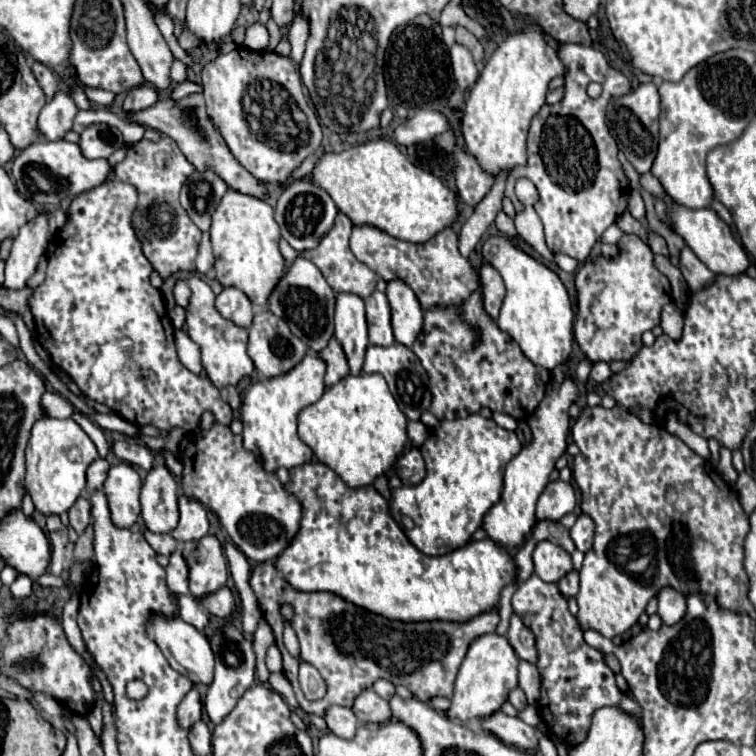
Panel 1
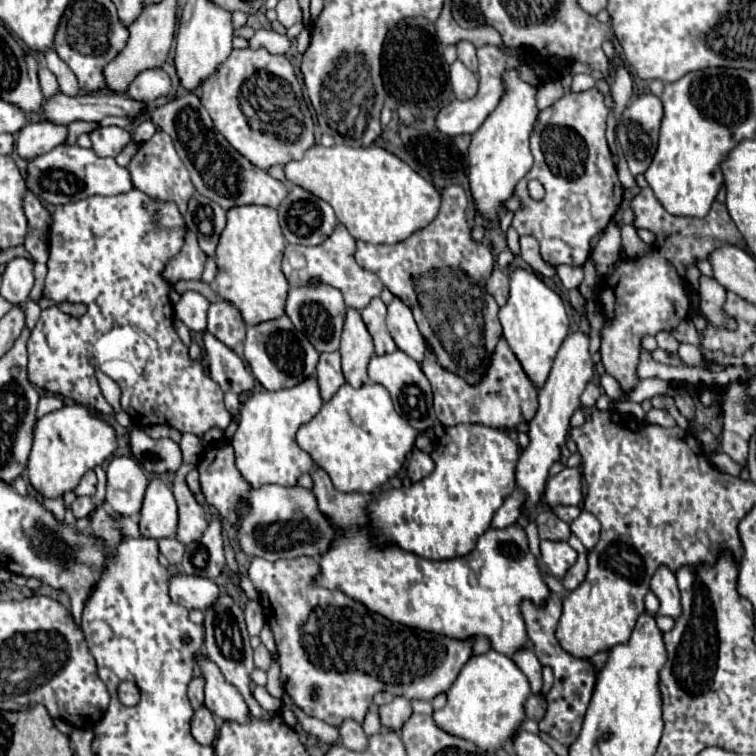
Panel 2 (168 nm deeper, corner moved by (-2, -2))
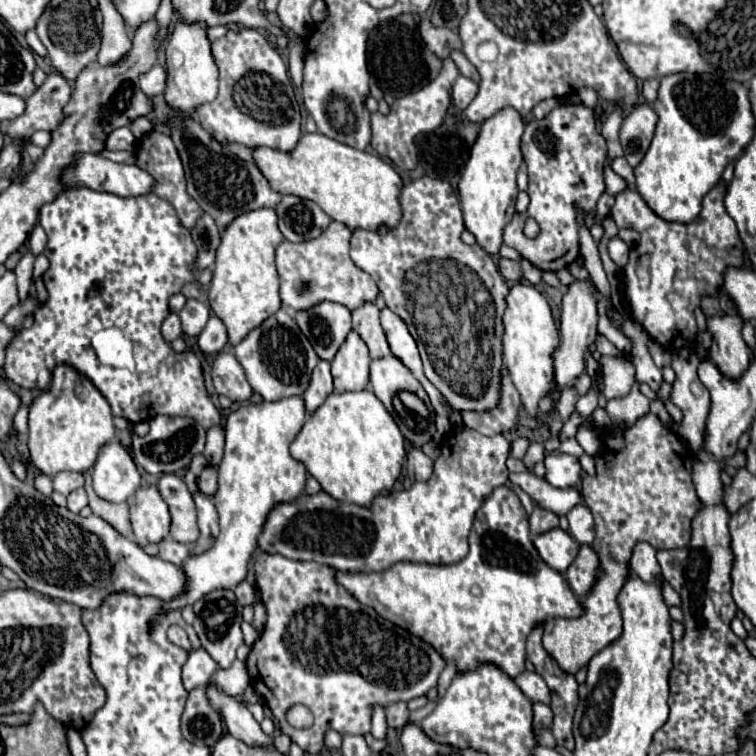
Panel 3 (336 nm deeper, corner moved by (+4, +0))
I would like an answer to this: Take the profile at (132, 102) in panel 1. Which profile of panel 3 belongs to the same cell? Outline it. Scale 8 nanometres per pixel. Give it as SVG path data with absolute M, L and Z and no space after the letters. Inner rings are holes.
M154 64L146 74L140 76L140 88L150 98L158 96L158 94L164 94L164 88L166 88L166 70L160 64Z

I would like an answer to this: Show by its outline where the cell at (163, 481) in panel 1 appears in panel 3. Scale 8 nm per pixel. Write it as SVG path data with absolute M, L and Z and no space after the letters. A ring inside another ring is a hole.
M156 486L138 488L130 504L130 520L138 546L160 542L170 530L170 512Z

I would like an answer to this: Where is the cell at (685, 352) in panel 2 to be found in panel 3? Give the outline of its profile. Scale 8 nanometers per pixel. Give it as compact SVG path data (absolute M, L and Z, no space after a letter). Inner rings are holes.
M676 354L672 356L672 368L676 372L676 382L672 384L670 400L682 410L684 418L672 426L672 430L698 452L704 442L704 422L710 410L710 394L706 386L698 380L696 368L700 360L696 354Z

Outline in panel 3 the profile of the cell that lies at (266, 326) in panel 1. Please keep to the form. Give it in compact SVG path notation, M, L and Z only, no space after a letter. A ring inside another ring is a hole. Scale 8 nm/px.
M282 308L274 316L264 320L256 330L252 330L238 346L234 346L234 354L244 366L252 390L268 402L286 396L302 396L310 384L312 370L320 362L312 344L300 332L294 318Z

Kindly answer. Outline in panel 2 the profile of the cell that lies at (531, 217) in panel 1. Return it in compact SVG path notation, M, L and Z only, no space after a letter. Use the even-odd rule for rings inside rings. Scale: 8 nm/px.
M556 266L556 274L560 276L560 280L566 288L578 288L584 278L580 266Z

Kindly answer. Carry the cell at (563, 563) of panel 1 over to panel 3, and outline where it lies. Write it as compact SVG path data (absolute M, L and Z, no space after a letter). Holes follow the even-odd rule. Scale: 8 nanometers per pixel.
M552 528L534 538L534 546L542 560L558 572L566 572L578 554L578 542L562 528Z

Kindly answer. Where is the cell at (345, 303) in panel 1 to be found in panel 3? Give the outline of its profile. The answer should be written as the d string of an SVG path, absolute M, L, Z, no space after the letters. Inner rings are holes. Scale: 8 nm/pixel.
M350 332L338 356L332 360L332 376L334 376L334 392L358 392L368 388L368 364L370 354L366 344L356 332Z

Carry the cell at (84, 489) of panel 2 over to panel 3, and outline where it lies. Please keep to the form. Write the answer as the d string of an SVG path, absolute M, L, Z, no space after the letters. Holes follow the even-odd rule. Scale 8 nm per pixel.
M58 472L52 478L52 484L54 484L54 492L68 496L74 488L84 486L84 476L80 472Z

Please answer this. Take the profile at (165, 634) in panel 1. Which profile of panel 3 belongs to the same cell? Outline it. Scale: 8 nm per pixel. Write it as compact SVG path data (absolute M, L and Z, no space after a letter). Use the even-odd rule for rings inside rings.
M208 688L208 698L218 708L228 734L242 740L248 746L260 746L260 748L274 748L274 740L262 732L260 724L254 720L250 710L238 702L232 696L226 696L224 692L218 692L218 688Z

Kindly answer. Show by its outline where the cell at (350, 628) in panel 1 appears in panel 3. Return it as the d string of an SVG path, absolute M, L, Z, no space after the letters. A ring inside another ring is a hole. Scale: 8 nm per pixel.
M262 552L254 562L254 574L262 592L268 620L264 632L254 642L246 658L250 684L262 696L264 704L270 706L272 714L280 722L282 732L288 734L304 752L320 752L324 746L324 734L328 730L364 736L370 732L372 708L376 704L386 708L394 702L408 702L424 696L436 686L440 672L446 666L442 656L438 656L438 652L434 652L434 648L430 648L418 636L378 616L374 608L360 604L342 584L336 582L334 568L318 562L298 562L280 554ZM292 704L304 704L312 710L314 724L310 728L296 730L286 722L284 712Z

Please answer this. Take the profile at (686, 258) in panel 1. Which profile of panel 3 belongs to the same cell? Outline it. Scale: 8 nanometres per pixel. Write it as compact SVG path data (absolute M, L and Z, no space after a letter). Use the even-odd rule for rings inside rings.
M714 316L708 320L708 330L712 332L710 358L728 380L738 380L750 366L750 352L752 352L740 334L742 318Z

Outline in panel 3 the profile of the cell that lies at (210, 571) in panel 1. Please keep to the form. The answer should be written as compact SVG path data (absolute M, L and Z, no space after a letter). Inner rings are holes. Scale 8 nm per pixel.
M196 490L192 496L196 502L198 526L200 526L200 538L192 546L192 554L194 554L194 552L202 552L202 548L210 548L210 540L214 540L214 536L218 534L218 514L210 496L202 494L200 490Z

